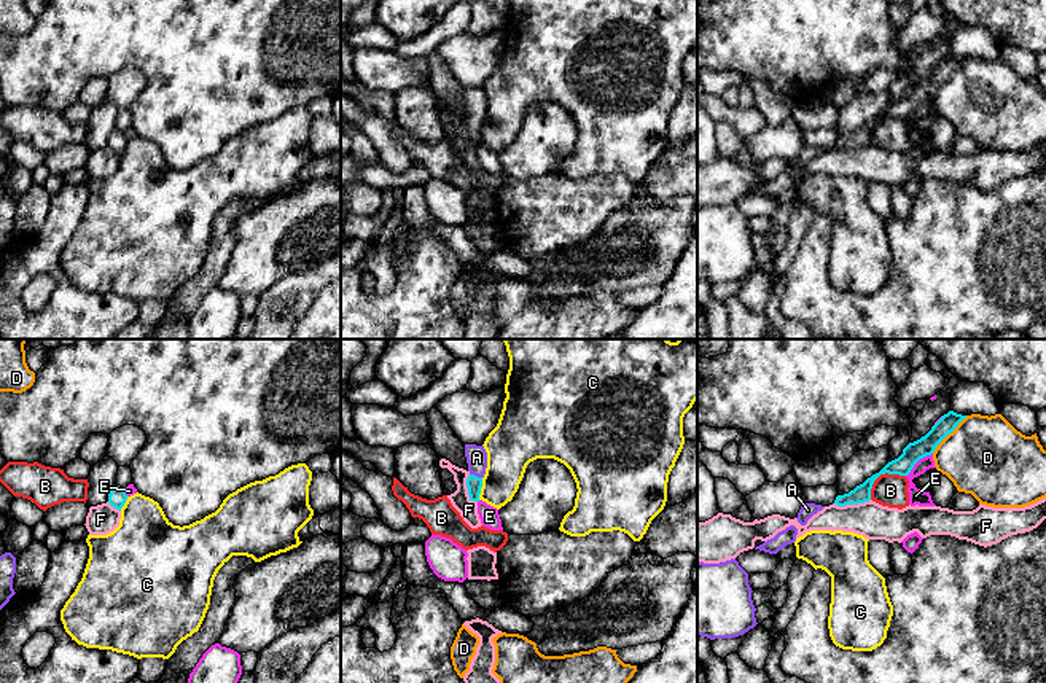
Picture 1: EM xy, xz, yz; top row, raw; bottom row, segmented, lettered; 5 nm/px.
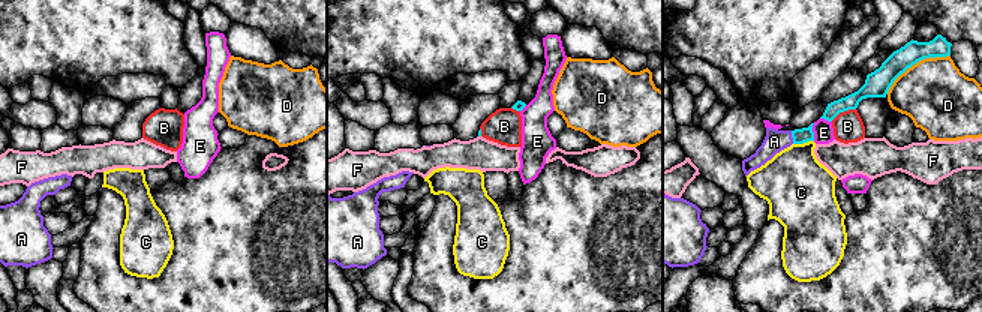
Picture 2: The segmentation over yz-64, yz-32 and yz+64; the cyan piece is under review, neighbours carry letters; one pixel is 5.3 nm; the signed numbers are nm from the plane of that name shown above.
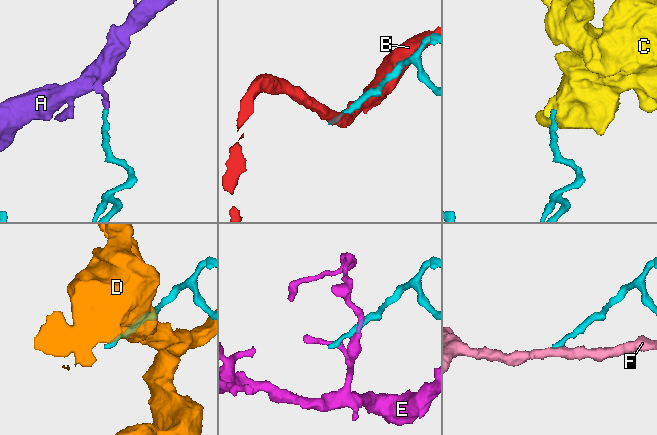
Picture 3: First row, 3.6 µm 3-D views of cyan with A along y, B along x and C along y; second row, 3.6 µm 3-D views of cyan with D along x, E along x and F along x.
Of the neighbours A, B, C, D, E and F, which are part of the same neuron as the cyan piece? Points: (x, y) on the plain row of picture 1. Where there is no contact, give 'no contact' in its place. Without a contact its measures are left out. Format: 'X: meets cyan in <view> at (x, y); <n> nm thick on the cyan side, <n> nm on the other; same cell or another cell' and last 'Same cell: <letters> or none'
A: meets cyan in xz at (476, 120); 80 nm thick on the cyan side, 110 nm on the other; same cell
B: meets cyan in yz at (881, 117); 100 nm thick on the cyan side, 160 nm on the other; another cell
C: meets cyan in xz at (480, 132); 80 nm thick on the cyan side, 220 nm on the other; another cell
D: meets cyan in yz at (948, 77); 100 nm thick on the cyan side, 400 nm on the other; another cell
E: meets cyan in yz at (917, 104); 100 nm thick on the cyan side, 80 nm on the other; another cell
F: meets cyan in yz at (850, 147); 90 nm thick on the cyan side, 180 nm on the other; another cell
Same cell: A

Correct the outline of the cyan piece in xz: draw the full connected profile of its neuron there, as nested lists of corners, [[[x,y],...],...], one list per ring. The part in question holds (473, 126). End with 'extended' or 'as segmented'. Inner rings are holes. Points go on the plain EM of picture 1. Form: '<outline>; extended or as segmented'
[[[465,88],[465,100],[470,115],[466,123],[468,139],[471,145],[479,145],[482,121],[487,111],[487,96],[484,89]]]; extended

